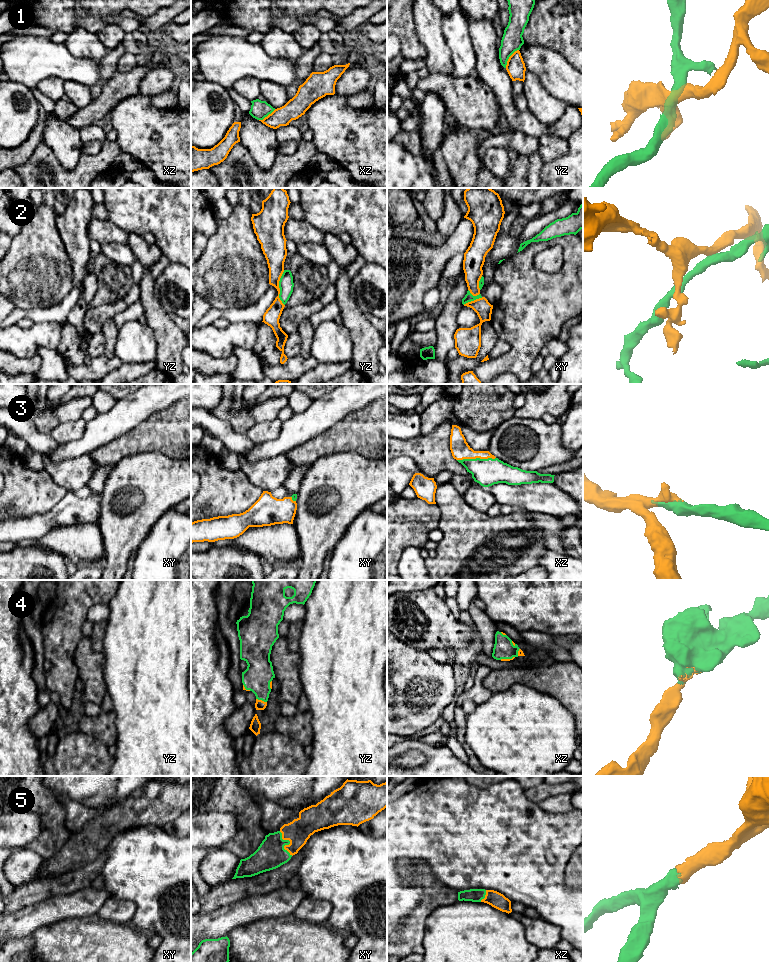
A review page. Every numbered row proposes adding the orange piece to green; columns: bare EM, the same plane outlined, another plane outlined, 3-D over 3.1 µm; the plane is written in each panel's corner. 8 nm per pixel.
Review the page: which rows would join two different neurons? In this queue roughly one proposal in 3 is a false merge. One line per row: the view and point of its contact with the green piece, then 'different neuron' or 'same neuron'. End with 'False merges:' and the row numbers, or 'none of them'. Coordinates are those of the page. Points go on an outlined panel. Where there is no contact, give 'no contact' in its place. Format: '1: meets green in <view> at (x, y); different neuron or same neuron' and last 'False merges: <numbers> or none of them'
1: meets green in yz at (508, 58); different neuron
2: meets green in yz at (279, 287); different neuron
3: meets green in xz at (476, 458); same neuron
4: meets green in yz at (261, 699); same neuron
5: meets green in xy at (289, 843); same neuron
False merges: 1, 2

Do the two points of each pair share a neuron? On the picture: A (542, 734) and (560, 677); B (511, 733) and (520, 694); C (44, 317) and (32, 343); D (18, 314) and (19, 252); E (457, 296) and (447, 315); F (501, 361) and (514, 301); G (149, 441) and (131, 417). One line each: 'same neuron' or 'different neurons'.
A: different neurons
B: same neuron
C: different neurons
D: different neurons
E: same neuron
F: same neuron
G: different neurons

